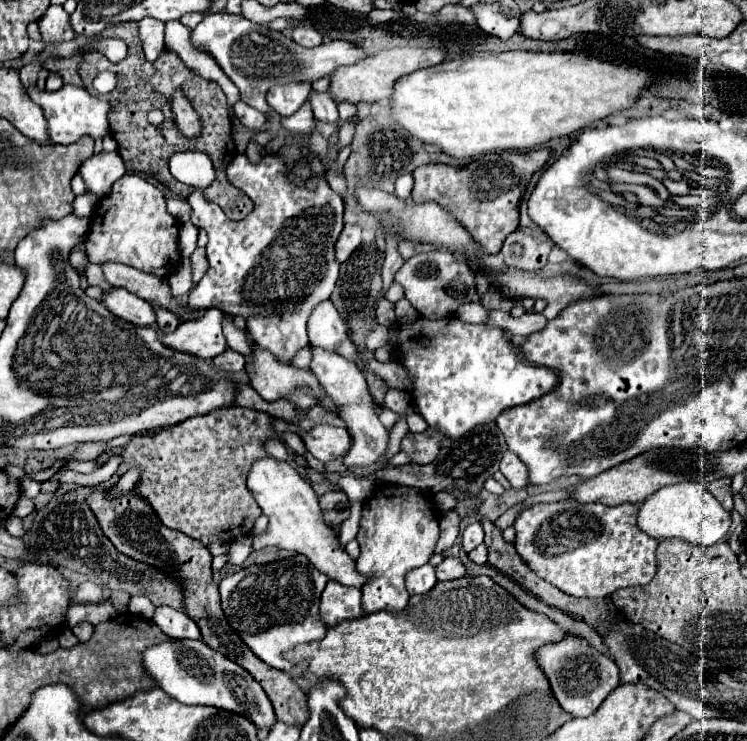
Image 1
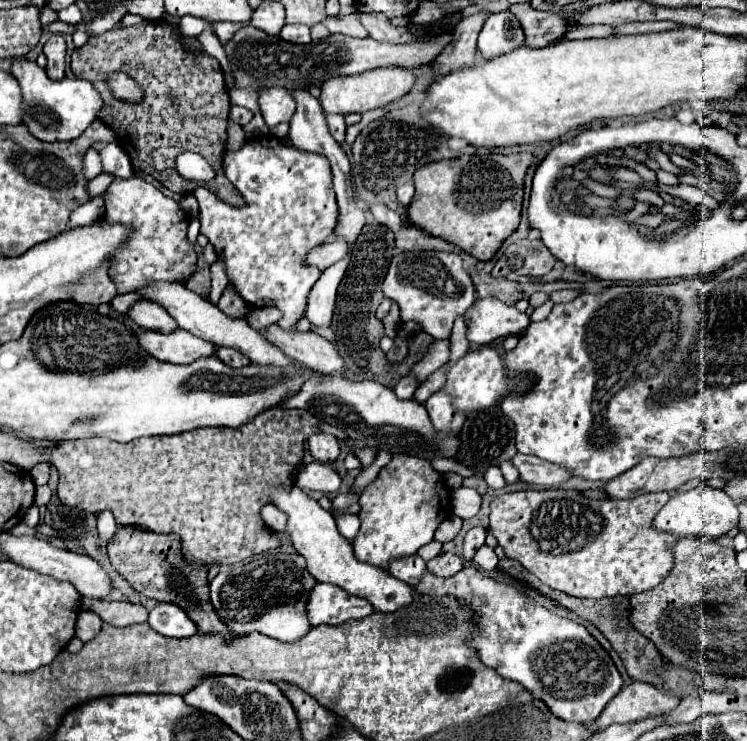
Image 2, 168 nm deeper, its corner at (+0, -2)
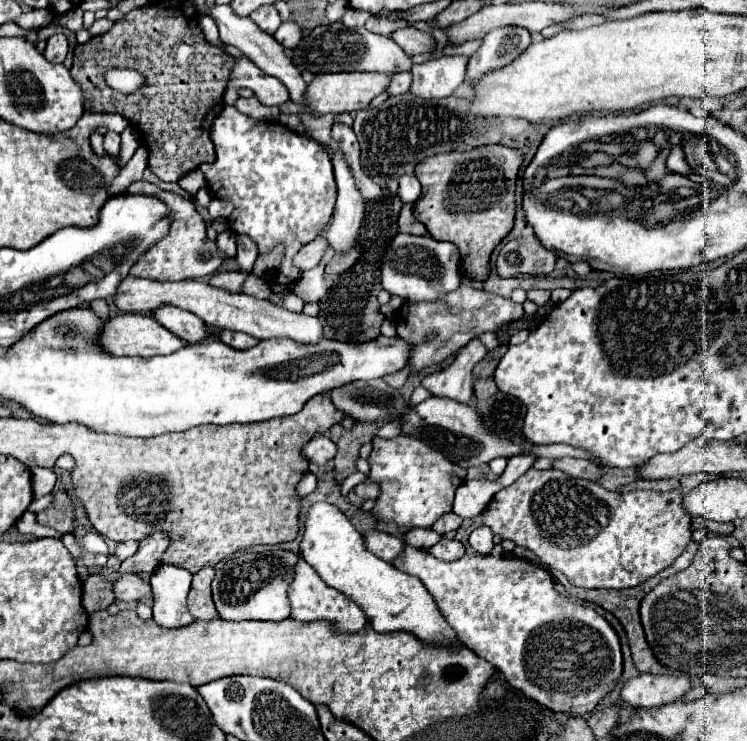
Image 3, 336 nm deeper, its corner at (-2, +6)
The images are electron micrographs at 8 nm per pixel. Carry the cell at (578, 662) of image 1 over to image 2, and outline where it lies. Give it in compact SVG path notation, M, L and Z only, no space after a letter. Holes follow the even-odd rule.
M473 566L463 568L451 578L425 572L417 590L437 596L453 594L469 604L475 612L473 620L479 624L479 634L469 644L479 652L483 664L523 684L561 720L589 724L621 690L623 680L619 670L583 624L553 614L525 594L519 594L513 586L495 582Z

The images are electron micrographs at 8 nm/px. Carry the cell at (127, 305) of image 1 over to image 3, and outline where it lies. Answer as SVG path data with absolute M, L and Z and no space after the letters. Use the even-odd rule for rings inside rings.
M161 306L161 310L155 310L153 316L161 326L165 326L187 344L199 344L211 336L207 324L195 314L189 314L187 310L177 310L175 306Z

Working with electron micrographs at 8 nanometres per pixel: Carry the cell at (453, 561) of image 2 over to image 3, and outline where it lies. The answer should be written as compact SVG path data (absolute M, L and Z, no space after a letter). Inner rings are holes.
M441 538L431 550L429 550L435 558L439 560L457 560L465 554L465 548L459 540L451 540L451 538Z

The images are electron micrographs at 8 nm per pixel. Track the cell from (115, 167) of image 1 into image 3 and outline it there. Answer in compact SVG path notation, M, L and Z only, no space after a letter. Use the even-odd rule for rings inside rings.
M107 130L107 132L105 132L105 142L103 142L105 152L111 154L111 156L117 156L117 154L119 154L119 144L121 144L121 136L119 136L117 132Z

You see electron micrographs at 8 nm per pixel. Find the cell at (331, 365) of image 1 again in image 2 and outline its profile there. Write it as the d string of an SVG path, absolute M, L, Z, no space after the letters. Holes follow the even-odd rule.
M275 324L265 332L267 340L283 350L287 356L303 362L307 368L325 376L343 376L345 364L337 348L315 332L275 330Z

